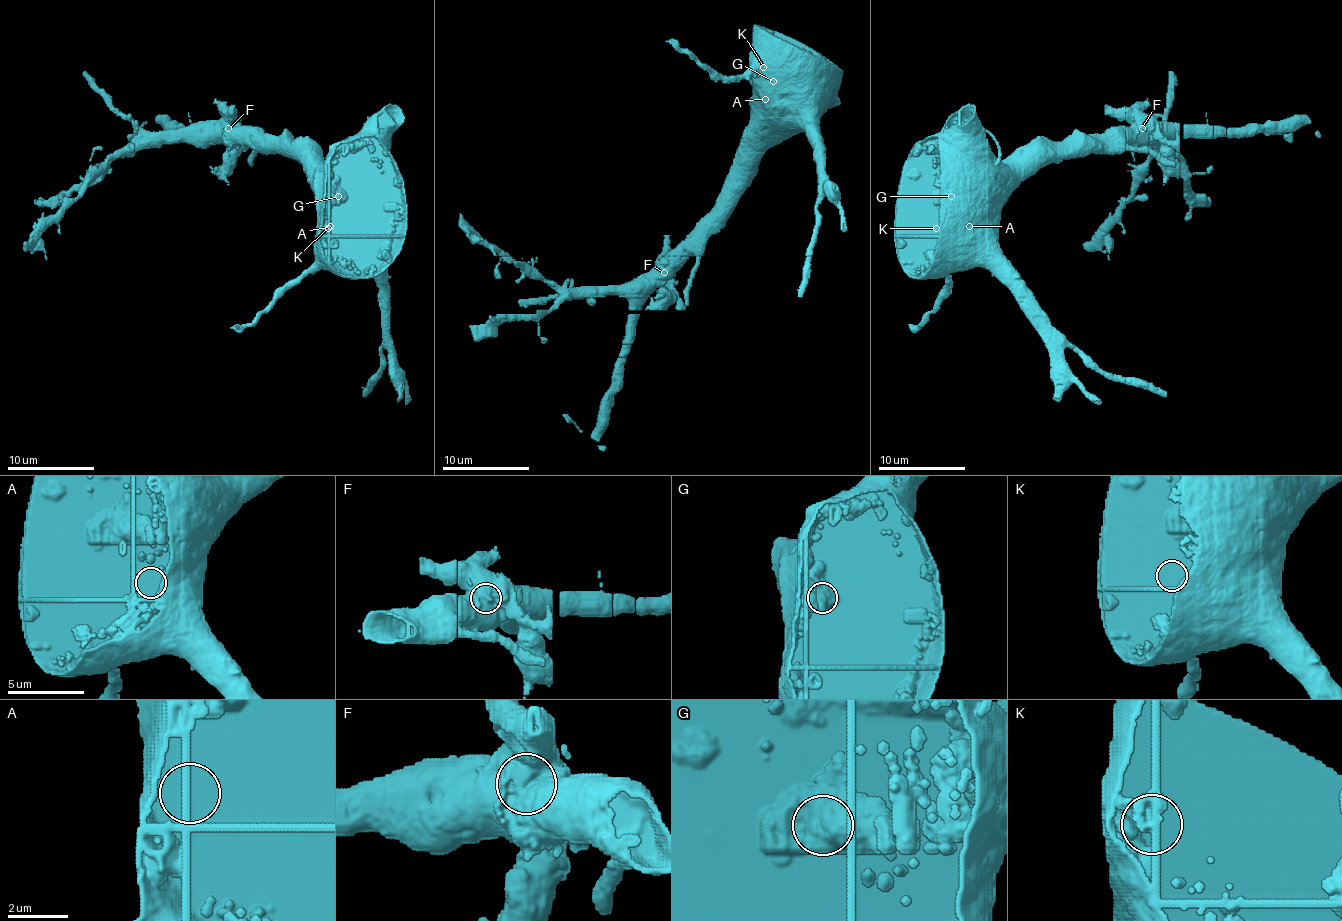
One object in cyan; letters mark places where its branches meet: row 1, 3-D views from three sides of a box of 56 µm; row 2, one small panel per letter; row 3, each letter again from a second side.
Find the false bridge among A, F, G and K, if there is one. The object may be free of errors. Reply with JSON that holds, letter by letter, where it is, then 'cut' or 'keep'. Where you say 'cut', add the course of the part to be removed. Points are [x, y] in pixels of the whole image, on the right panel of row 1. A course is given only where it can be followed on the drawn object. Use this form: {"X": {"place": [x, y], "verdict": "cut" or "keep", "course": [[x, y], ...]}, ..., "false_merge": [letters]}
{"A": {"place": [969, 226], "verdict": "keep"}, "F": {"place": [1142, 128], "verdict": "cut", "course": [[1142, 128], [1160, 141], [1175, 168], [1179, 165]]}, "G": {"place": [951, 196], "verdict": "keep"}, "K": {"place": [936, 228], "verdict": "keep"}, "false_merge": ["F"]}

